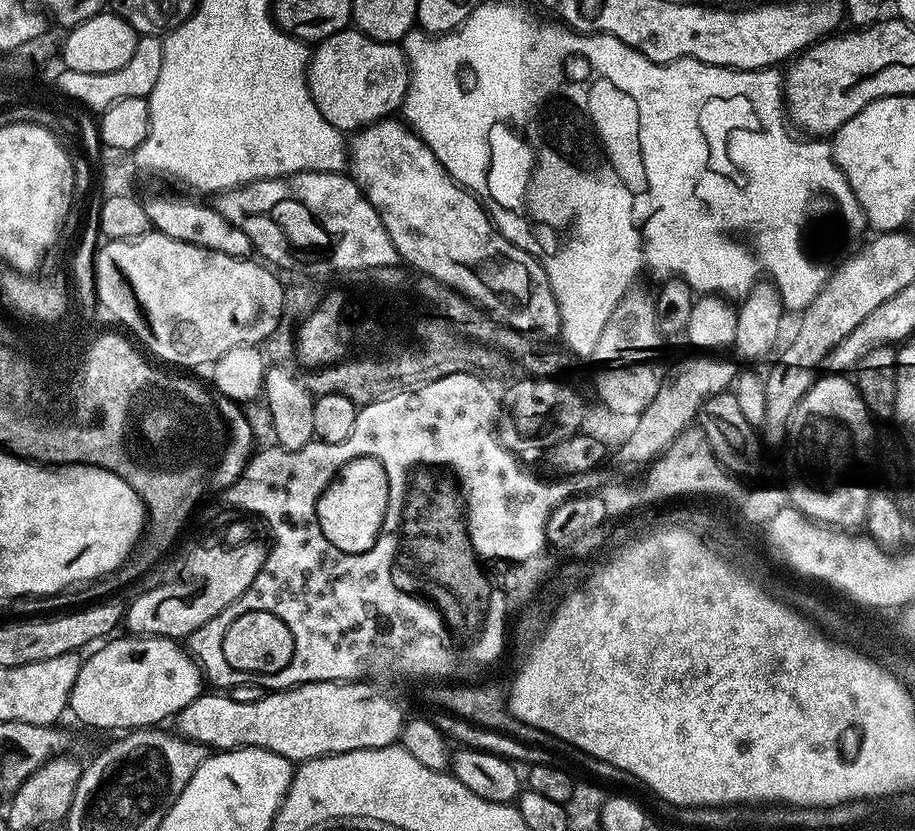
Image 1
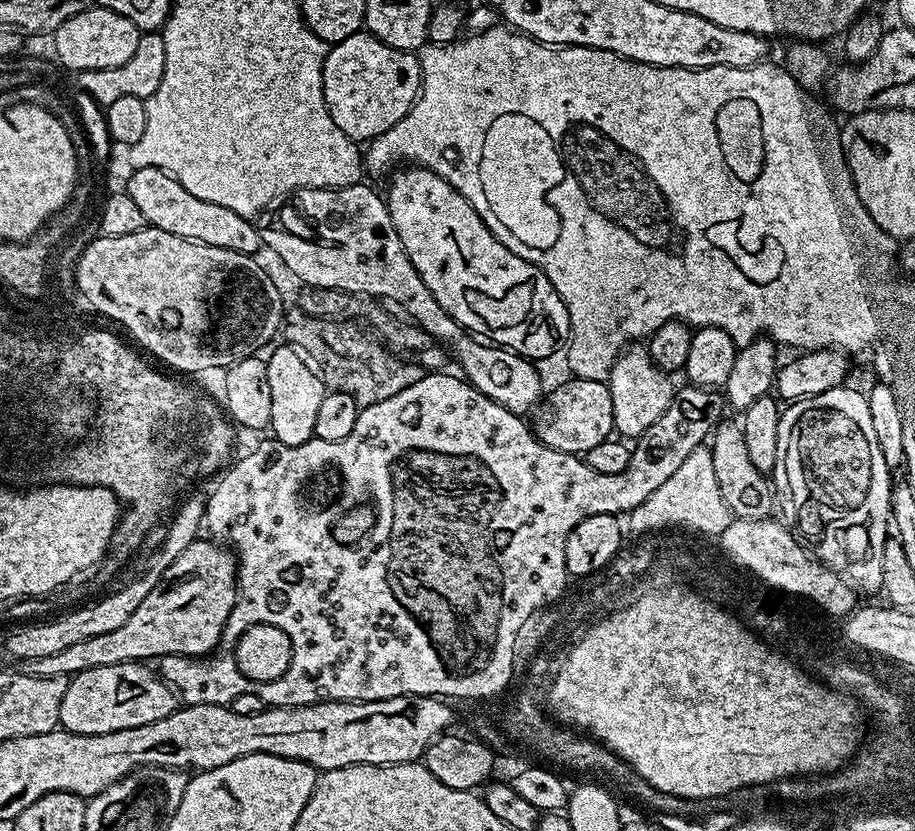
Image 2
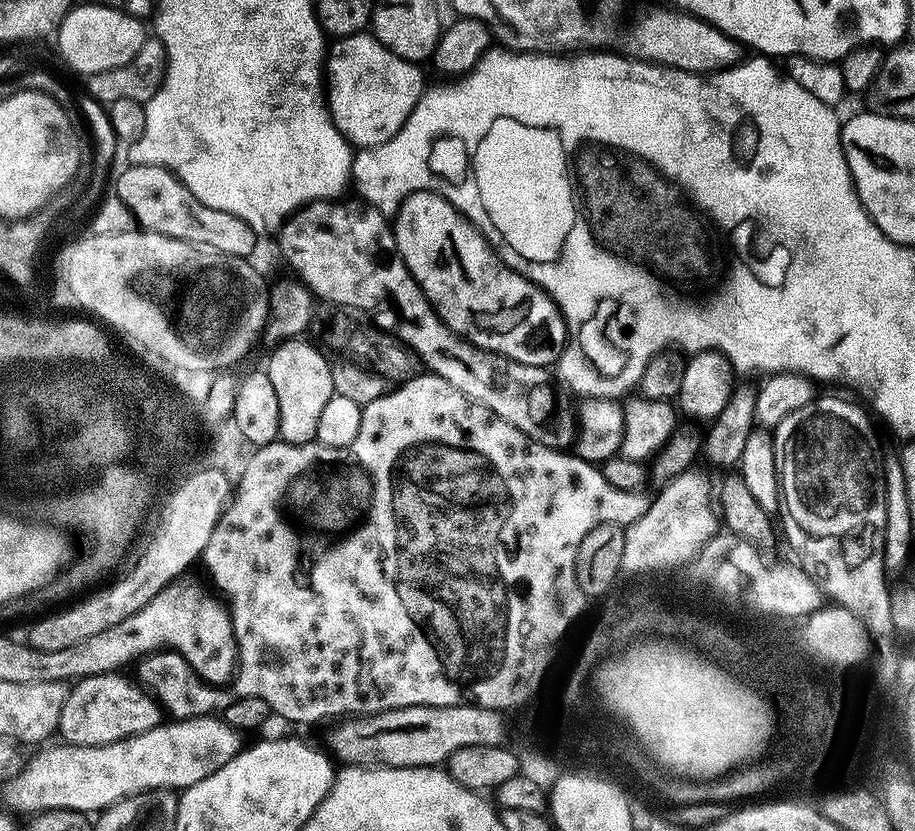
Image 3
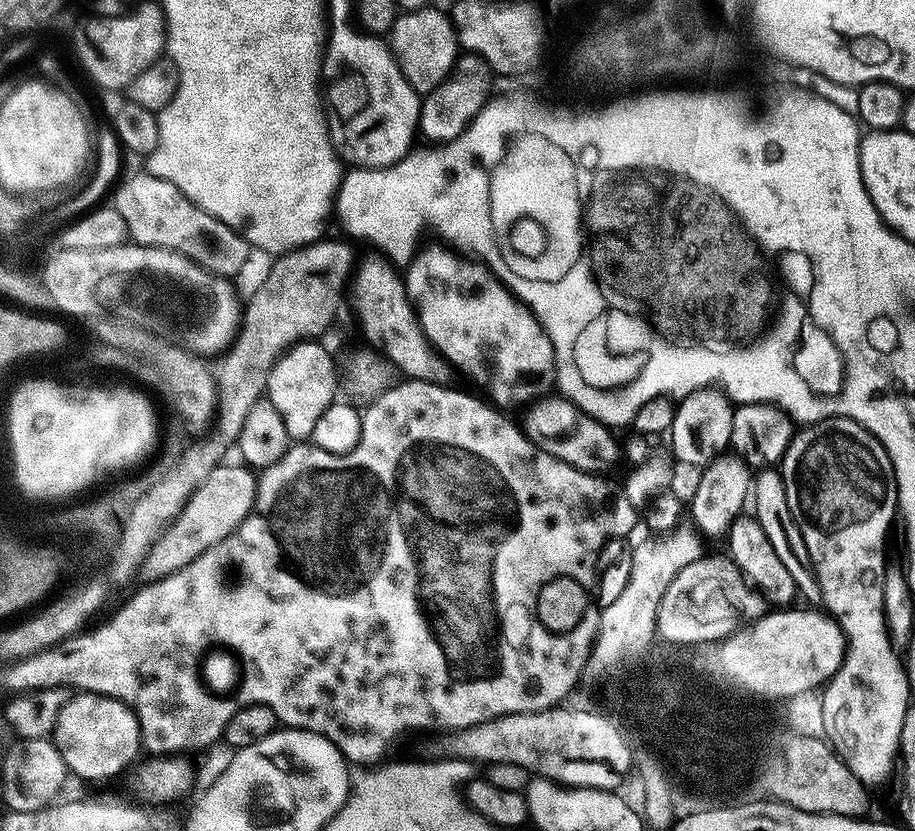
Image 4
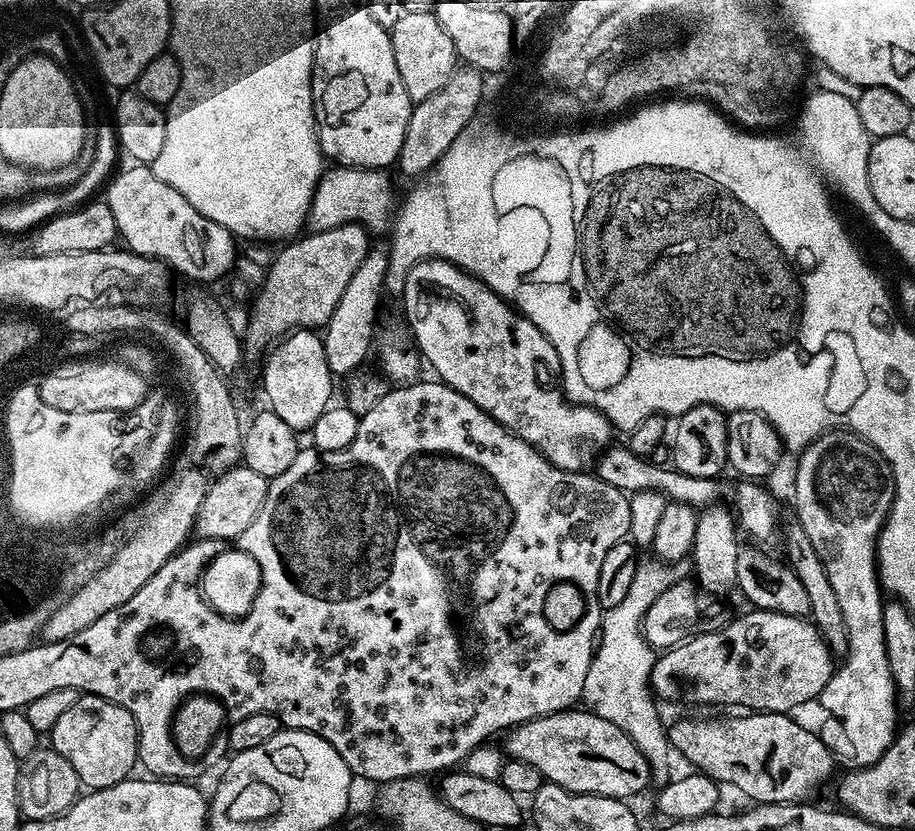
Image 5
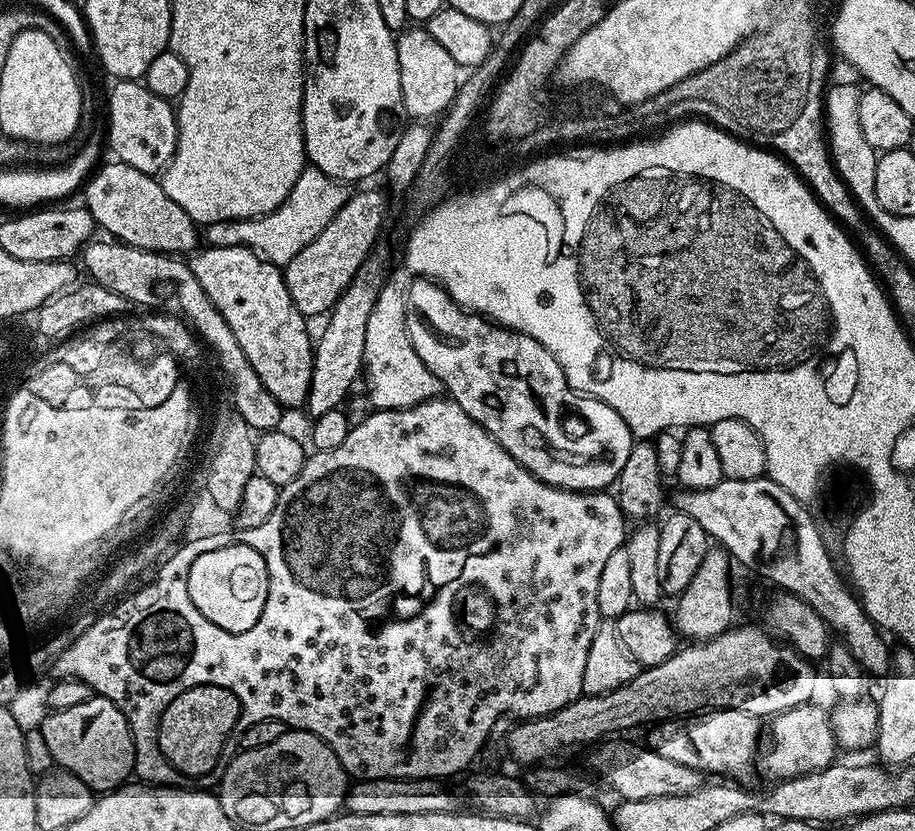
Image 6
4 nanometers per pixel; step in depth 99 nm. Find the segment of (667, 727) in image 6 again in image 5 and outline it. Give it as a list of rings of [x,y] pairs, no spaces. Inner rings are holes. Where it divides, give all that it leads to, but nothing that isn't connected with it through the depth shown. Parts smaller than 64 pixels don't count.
[[[749,711],[744,716],[724,716],[721,720],[680,720],[667,729],[668,740],[677,753],[693,764],[697,773],[721,785],[729,784],[744,796],[762,804],[804,802],[815,788],[832,776],[834,759],[819,735],[803,728],[783,712]]]

